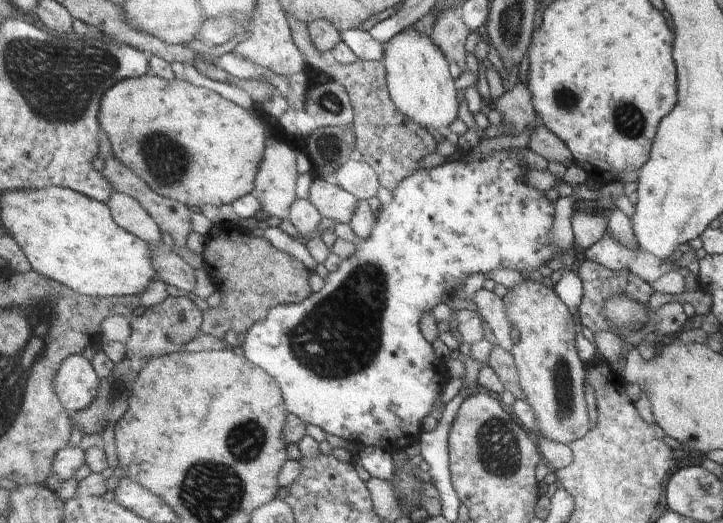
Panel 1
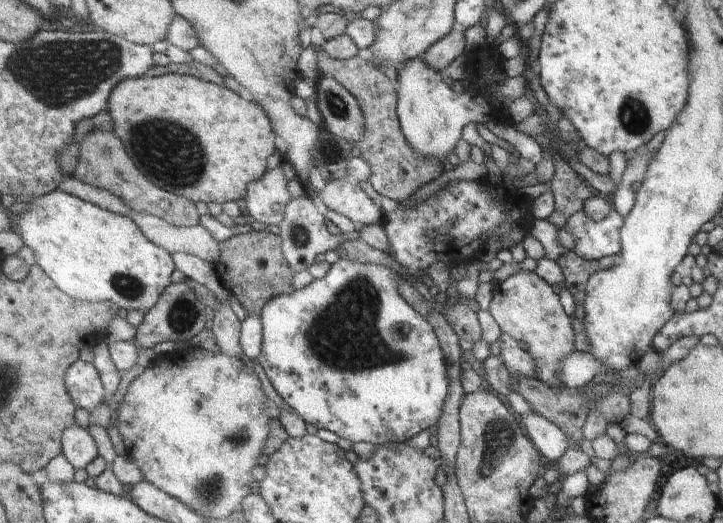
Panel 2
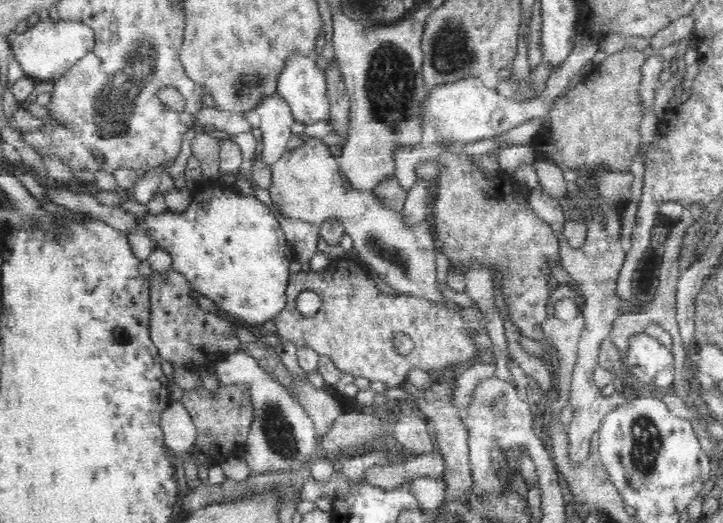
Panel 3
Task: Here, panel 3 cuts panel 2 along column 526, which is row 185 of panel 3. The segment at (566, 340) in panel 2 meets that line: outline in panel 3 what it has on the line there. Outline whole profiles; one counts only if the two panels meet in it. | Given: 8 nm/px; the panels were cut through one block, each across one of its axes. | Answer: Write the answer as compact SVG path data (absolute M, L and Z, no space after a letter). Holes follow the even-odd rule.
M310 137L307 141L305 141L302 146L298 146L298 148L294 148L293 150L285 150L281 157L273 164L273 180L272 184L269 188L270 196L272 197L273 204L276 207L276 211L284 217L288 218L296 218L300 220L306 220L306 222L312 222L312 224L316 224L316 226L320 226L326 219L336 217L340 219L344 223L346 233L349 234L353 240L354 250L358 253L358 260L363 263L370 264L372 268L377 272L378 276L386 282L386 284L394 290L397 290L399 294L402 295L412 295L420 298L425 298L427 301L435 302L436 304L443 304L443 306L447 306L450 310L457 310L457 312L462 312L462 307L456 304L456 302L452 302L452 300L448 300L444 294L442 294L442 290L438 288L438 278L436 277L436 263L435 257L438 252L438 248L435 246L435 241L433 238L433 234L431 234L430 225L426 219L423 222L420 222L418 226L407 226L403 225L401 221L401 212L392 212L389 208L382 206L379 203L379 200L375 198L375 196L371 192L356 192L354 189L350 188L346 183L345 177L339 171L339 161L337 157L332 155L328 149L328 145L324 144L320 138Z

